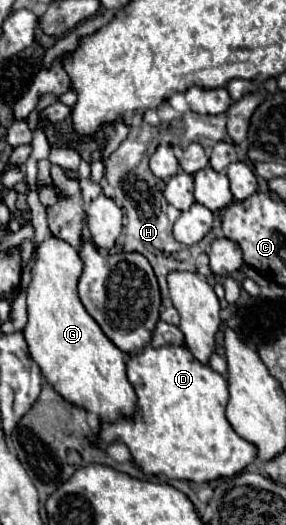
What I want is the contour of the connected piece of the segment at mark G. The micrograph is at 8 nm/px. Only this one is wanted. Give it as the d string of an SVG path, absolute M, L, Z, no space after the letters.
M48 235L40 245L36 245L34 253L36 261L32 267L32 281L26 289L28 323L24 327L30 357L42 369L44 379L64 399L94 411L100 421L116 421L118 417L132 415L136 393L126 379L124 353L102 333L78 299L78 279L84 269L78 249L70 247L64 239Z

